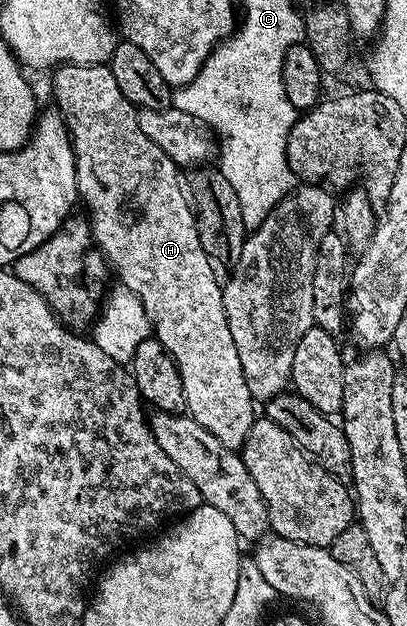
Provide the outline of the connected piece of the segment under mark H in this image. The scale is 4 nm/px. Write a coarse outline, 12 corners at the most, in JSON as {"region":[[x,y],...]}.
{"region":[[110,64],[61,65],[78,200],[186,412],[257,416],[180,166]]}

